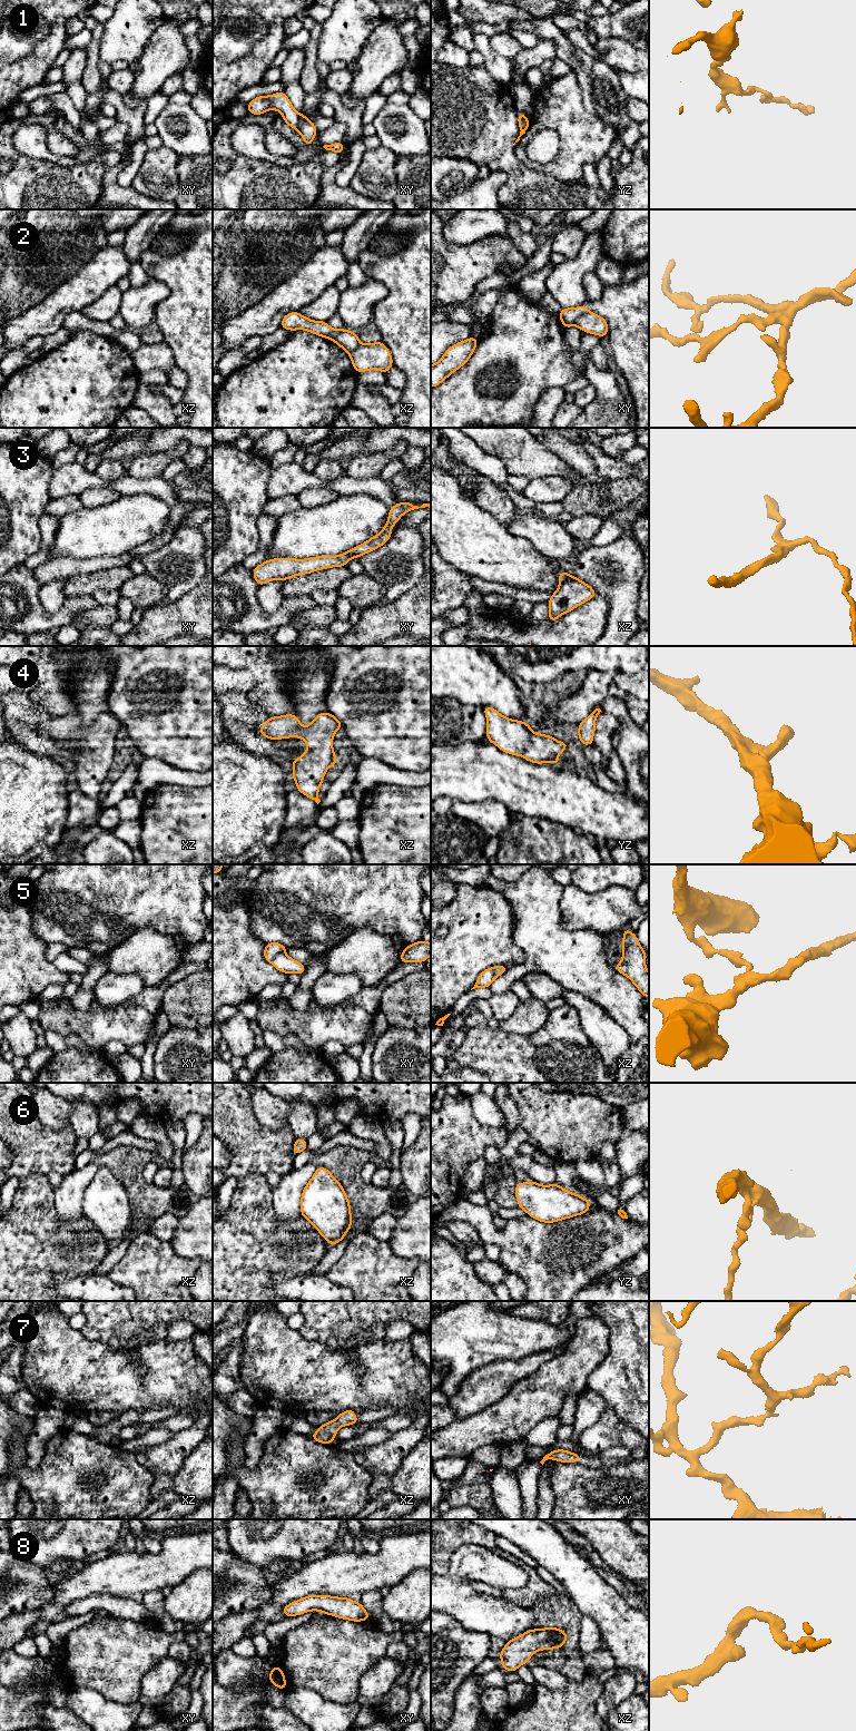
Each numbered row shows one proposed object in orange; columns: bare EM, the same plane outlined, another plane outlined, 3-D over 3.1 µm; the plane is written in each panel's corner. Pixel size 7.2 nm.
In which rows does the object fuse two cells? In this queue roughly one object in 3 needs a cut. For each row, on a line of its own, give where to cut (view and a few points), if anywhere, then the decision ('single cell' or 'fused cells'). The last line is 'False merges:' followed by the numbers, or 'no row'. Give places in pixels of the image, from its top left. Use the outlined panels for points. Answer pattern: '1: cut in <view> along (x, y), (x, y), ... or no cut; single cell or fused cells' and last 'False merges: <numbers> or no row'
1: cut in xy along (299, 114), (296, 128); fused cells
2: cut in xy along (588, 311), (580, 314), (573, 324); fused cells
3: cut in xz along (571, 575), (560, 585); fused cells
4: no cut; single cell
5: cut in xy along (283, 951), (278, 952), (271, 962); fused cells
6: no cut; single cell
7: no cut; single cell
8: no cut; single cell
False merges: 1, 2, 3, 5

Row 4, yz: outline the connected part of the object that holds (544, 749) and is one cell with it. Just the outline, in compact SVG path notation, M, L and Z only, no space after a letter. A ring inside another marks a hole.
M491 706L484 707L483 712L488 720L488 740L494 745L496 745L501 751L512 755L523 756L524 760L530 761L532 763L560 764L558 760L559 754L571 744L567 744L565 742L559 742L550 735L535 733L531 730L530 724L524 723L521 720L515 721L505 717Z

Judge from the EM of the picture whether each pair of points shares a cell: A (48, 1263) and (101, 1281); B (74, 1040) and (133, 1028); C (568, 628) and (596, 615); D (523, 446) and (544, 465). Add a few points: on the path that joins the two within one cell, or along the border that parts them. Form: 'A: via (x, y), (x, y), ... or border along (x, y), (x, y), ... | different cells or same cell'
A: border along (94, 1274), (61, 1277) | different cells
B: border along (56, 1032), (62, 1035), (76, 1035), (91, 1050) | different cells
C: via (574, 628), (580, 628), (589, 619) | same cell
D: via (529, 451), (539, 461) | same cell

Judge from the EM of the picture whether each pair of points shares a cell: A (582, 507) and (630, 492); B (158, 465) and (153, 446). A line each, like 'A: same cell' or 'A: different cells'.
A: same cell
B: different cells

